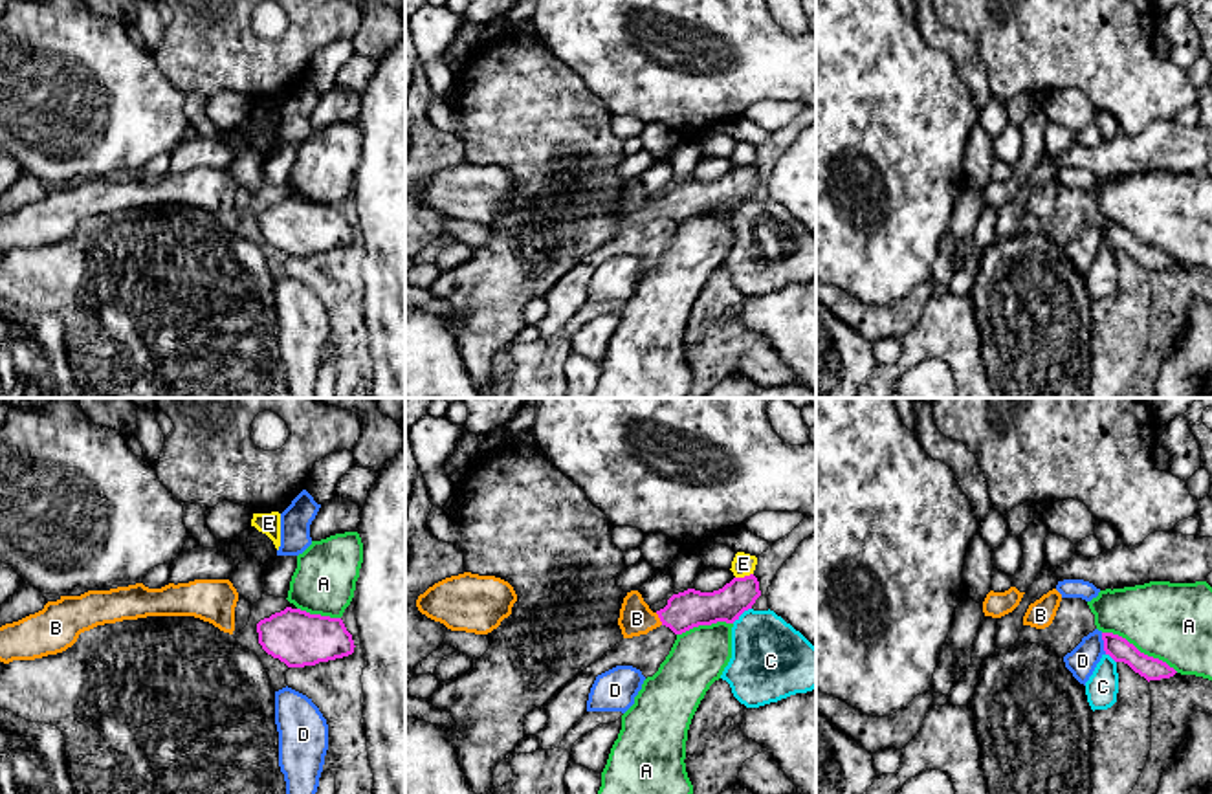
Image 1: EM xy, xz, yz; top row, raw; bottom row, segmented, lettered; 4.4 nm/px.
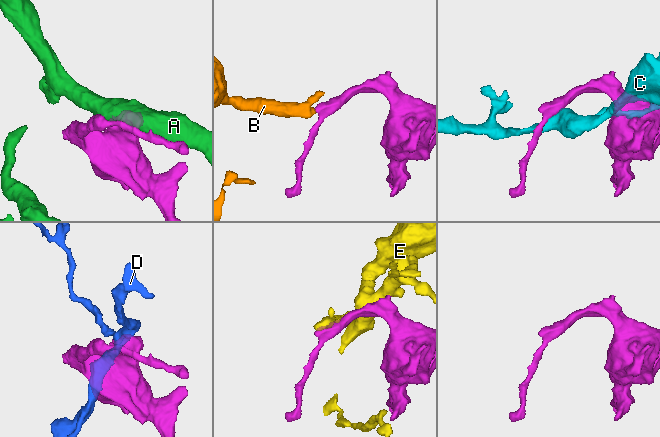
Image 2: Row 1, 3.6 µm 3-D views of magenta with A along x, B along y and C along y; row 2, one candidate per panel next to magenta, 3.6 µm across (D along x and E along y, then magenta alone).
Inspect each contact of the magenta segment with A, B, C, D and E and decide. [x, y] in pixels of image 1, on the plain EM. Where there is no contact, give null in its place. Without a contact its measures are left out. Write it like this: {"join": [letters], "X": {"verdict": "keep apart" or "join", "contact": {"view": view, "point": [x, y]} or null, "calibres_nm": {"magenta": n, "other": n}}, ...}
{"join": ["B"], "A": {"verdict": "keep apart", "contact": {"view": "yz", "point": [1139, 241]}, "calibres_nm": {"magenta": 100, "other": 340}}, "B": {"verdict": "join", "contact": {"view": "xz", "point": [659, 206]}, "calibres_nm": {"magenta": 170, "other": 150}}, "C": {"verdict": "keep apart", "contact": {"view": "xz", "point": [741, 202]}, "calibres_nm": {"magenta": 170, "other": 340}}, "D": {"verdict": "keep apart", "contact": {"view": "yz", "point": [1104, 233]}, "calibres_nm": {"magenta": 100, "other": 130}}, "E": {"verdict": "keep apart", "contact": {"view": "xz", "point": [745, 165]}, "calibres_nm": {"magenta": 150, "other": 100}}}

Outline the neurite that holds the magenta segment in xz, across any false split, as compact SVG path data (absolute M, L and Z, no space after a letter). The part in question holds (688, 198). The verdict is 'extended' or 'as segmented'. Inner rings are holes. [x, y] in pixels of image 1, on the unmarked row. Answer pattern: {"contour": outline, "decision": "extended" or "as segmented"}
{"contour": "M754 163L733 167L713 182L688 178L673 183L667 194L656 202L649 198L638 180L631 180L623 187L618 215L623 227L647 224L660 215L682 224L699 215L733 213L744 200L752 198L759 185L759 171Z", "decision": "extended"}

